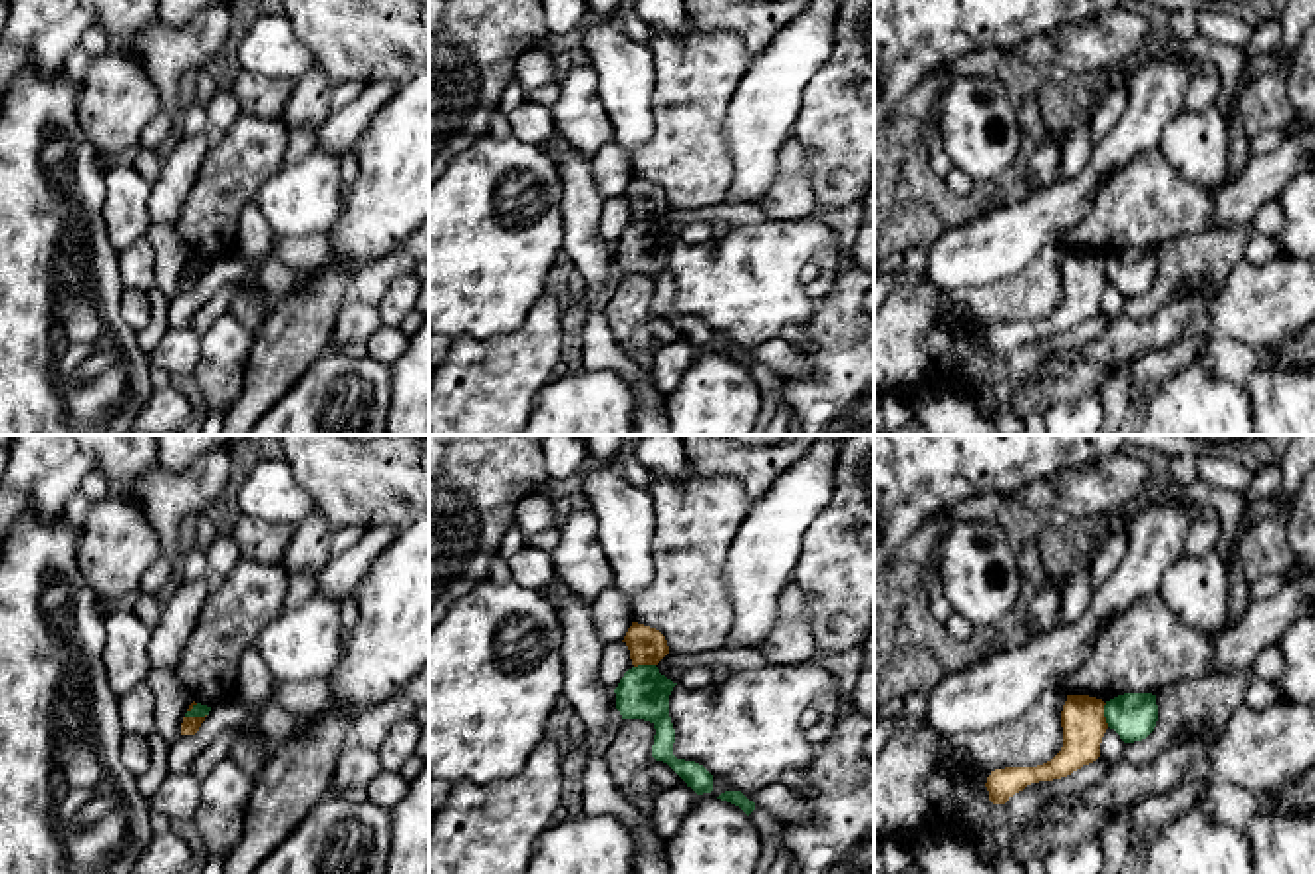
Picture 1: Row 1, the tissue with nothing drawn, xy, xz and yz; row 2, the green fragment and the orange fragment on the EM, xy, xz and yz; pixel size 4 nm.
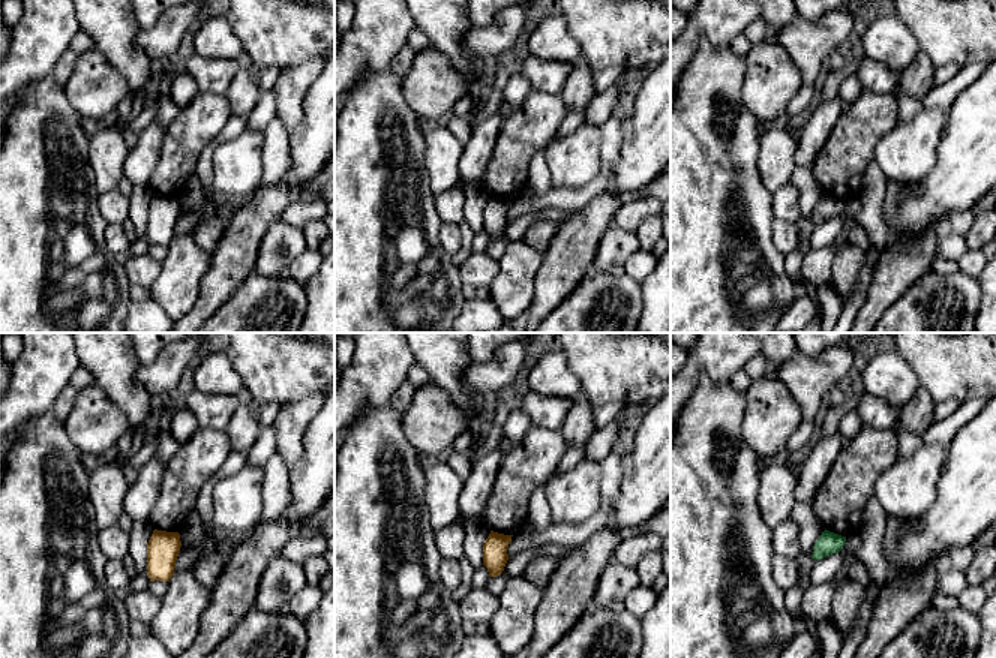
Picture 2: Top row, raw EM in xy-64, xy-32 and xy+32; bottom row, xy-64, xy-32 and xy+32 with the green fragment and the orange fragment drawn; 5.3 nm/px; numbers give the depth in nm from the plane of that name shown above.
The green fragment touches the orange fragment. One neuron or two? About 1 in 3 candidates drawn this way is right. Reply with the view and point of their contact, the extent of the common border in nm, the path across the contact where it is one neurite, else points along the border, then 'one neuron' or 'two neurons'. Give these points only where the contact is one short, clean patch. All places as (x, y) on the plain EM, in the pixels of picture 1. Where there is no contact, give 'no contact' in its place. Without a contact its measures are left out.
contact yz (1105, 271); length 100 nm; two neurons

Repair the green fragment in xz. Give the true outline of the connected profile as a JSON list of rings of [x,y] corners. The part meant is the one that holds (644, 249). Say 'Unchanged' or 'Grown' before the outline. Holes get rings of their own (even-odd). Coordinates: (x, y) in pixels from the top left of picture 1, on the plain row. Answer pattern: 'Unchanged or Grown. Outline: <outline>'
Unchanged. Outline: [[[638,220],[624,228],[616,248],[622,274],[644,274],[656,284],[652,312],[667,318],[697,350],[713,346],[713,330],[695,316],[673,310],[675,284],[669,272],[669,250],[677,238],[656,220]]]

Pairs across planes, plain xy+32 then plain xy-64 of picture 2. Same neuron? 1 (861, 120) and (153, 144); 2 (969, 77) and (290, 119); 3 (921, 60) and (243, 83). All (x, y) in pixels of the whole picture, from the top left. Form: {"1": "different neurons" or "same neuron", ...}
{"1": "different neurons", "2": "different neurons", "3": "same neuron"}

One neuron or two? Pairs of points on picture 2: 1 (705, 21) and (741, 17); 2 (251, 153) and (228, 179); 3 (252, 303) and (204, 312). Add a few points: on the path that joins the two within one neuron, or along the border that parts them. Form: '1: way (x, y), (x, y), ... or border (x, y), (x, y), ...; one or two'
1: way (714, 18), (732, 17); one
2: way (245, 159), (234, 173); one
3: border (242, 284), (209, 317); two

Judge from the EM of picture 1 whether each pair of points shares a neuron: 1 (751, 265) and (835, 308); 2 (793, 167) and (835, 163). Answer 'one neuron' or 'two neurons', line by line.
1: two neurons
2: two neurons

